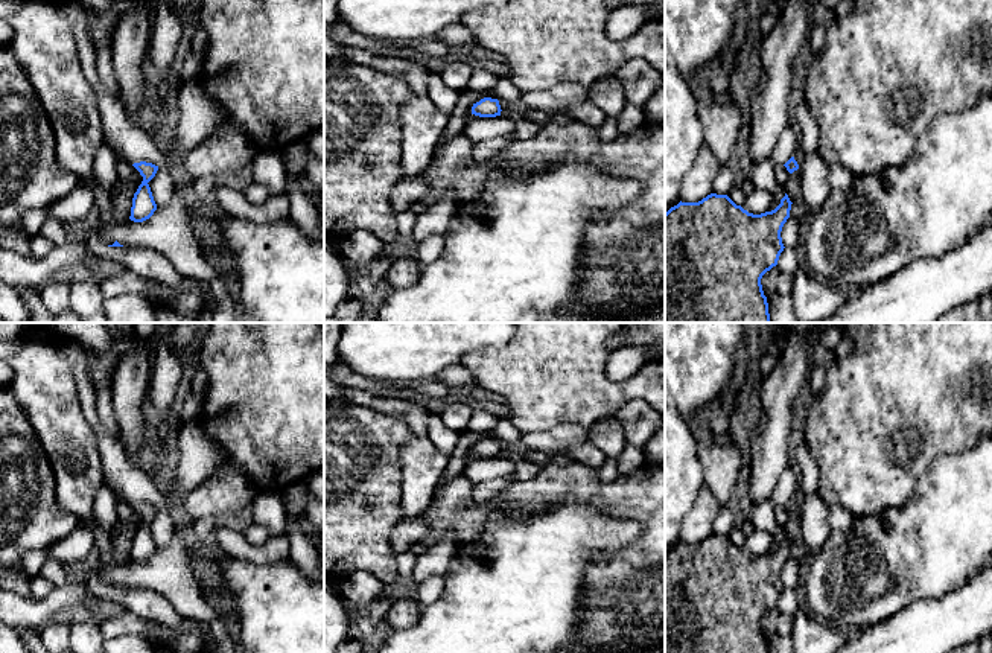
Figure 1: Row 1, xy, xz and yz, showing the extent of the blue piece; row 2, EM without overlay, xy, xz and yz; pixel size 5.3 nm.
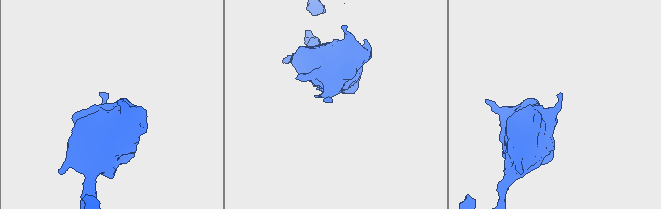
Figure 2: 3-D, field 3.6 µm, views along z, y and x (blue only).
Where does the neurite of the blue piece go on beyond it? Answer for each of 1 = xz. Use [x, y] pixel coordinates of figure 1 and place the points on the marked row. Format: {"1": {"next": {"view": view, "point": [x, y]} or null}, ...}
{"1": {"next": null}}

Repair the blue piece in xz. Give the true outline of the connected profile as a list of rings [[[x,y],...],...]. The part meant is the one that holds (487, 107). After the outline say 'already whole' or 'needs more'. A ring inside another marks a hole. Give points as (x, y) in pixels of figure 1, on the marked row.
[[[484,97],[472,107],[472,114],[479,117],[496,117],[501,111],[499,100],[491,97]]]; already whole

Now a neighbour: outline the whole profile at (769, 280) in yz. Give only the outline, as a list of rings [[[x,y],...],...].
[[[773,266],[770,271],[767,271],[762,276],[761,285],[762,285],[762,291],[764,291],[764,295],[765,297],[768,297],[773,292],[776,292],[779,274],[781,274],[779,268],[777,266]]]

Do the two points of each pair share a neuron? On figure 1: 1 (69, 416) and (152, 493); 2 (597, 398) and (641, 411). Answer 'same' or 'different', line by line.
1: different
2: different

